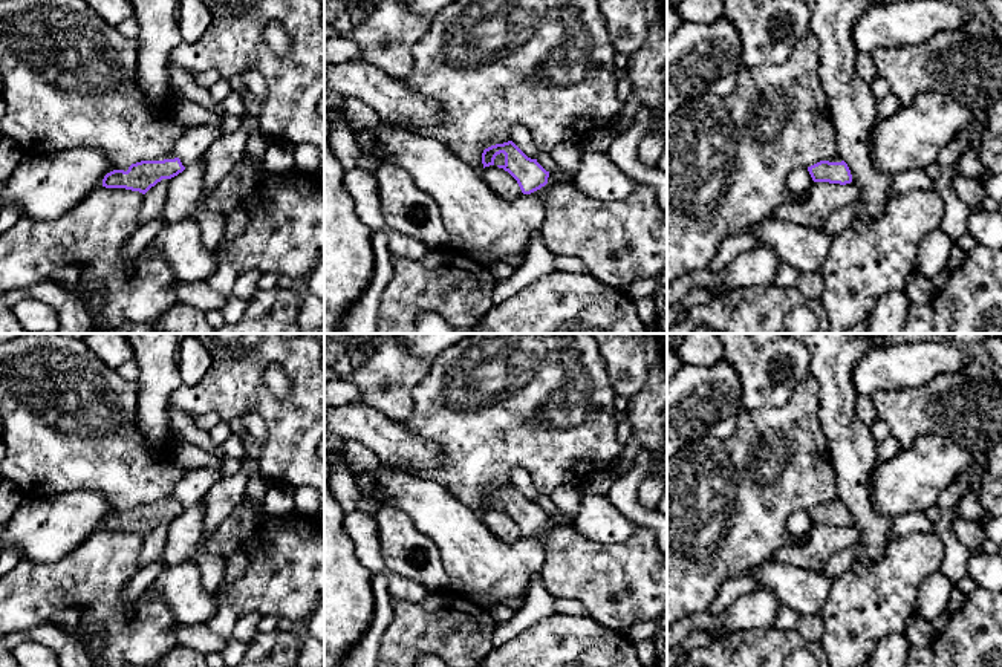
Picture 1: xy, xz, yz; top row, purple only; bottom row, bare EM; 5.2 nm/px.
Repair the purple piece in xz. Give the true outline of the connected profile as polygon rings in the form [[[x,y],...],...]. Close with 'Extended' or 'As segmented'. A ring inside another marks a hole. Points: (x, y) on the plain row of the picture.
[[[512,483],[485,491],[482,506],[483,511],[496,508],[508,514],[523,537],[531,537],[548,526],[549,514],[537,502],[528,500]]]. Extended

